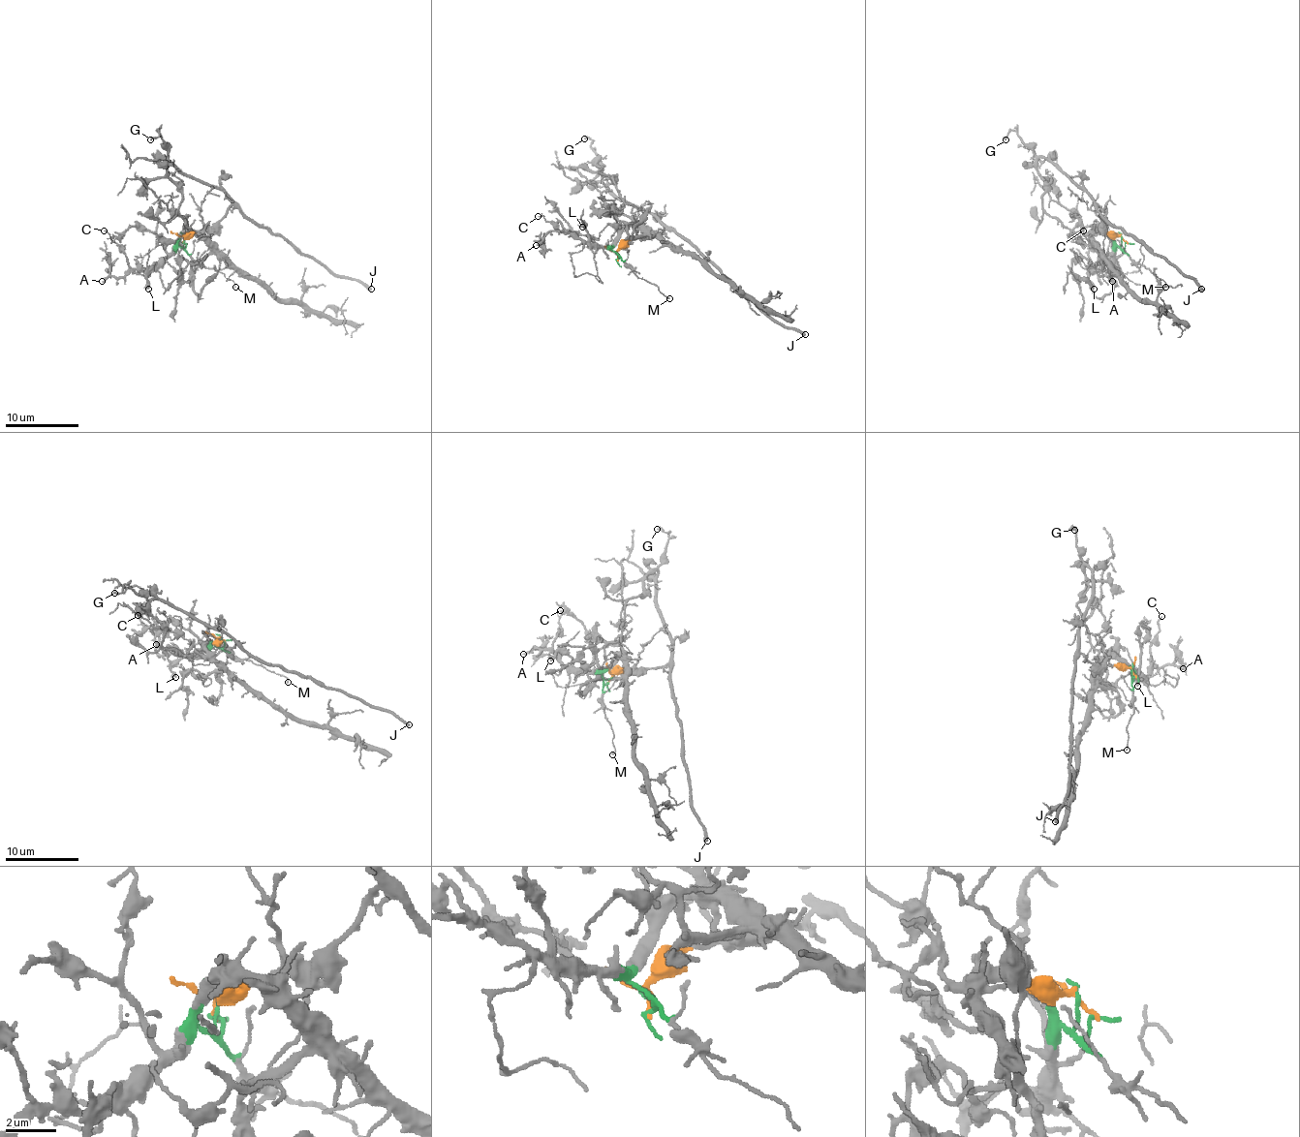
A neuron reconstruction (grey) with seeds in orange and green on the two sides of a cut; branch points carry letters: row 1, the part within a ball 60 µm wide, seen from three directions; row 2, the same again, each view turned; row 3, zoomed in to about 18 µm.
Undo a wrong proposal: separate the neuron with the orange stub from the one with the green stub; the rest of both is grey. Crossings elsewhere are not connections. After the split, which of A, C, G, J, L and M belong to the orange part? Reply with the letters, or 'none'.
G, J

